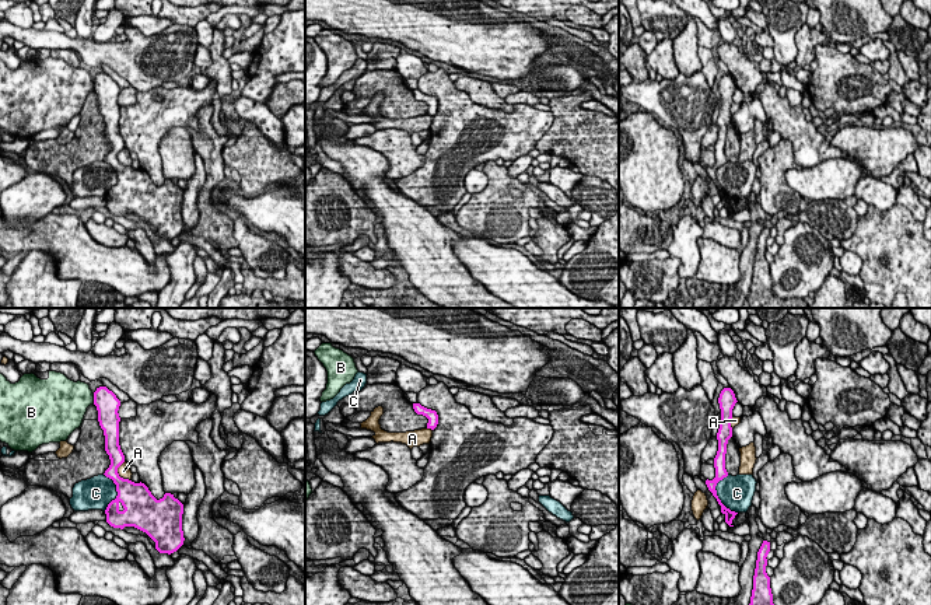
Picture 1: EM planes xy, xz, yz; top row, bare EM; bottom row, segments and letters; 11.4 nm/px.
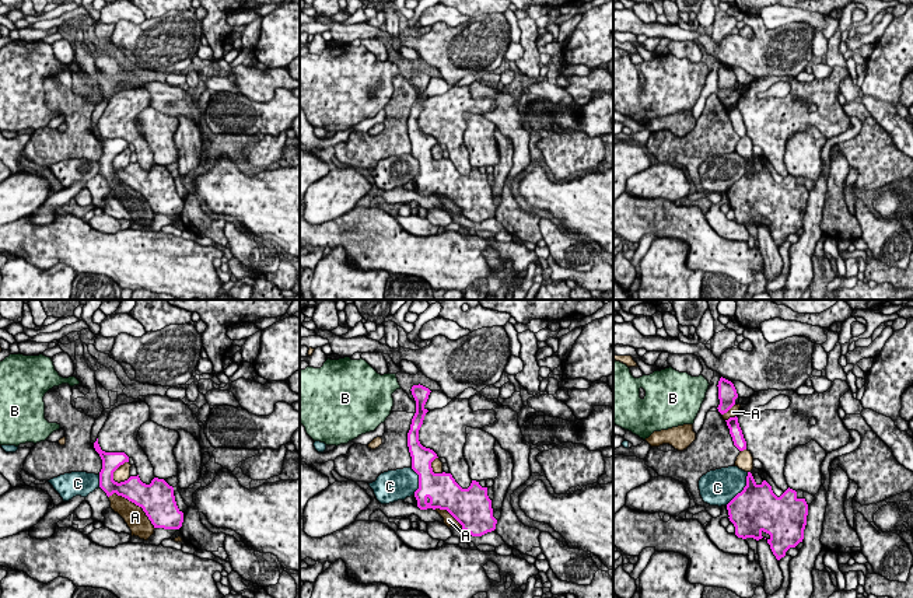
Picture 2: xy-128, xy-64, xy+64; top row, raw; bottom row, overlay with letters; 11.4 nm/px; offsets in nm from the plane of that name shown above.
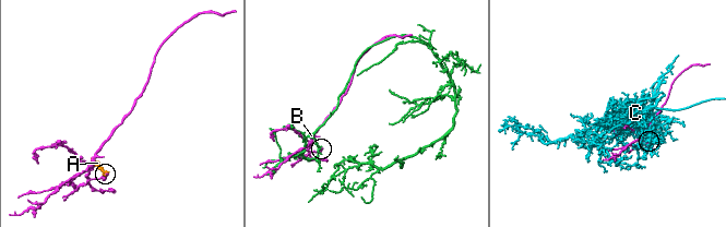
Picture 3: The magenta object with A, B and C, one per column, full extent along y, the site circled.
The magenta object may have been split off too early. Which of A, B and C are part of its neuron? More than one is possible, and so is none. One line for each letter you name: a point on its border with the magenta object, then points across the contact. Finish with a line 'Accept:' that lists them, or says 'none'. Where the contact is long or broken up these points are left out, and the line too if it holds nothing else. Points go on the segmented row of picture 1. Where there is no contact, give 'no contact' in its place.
Accept: none

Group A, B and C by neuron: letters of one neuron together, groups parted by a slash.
A / B / C

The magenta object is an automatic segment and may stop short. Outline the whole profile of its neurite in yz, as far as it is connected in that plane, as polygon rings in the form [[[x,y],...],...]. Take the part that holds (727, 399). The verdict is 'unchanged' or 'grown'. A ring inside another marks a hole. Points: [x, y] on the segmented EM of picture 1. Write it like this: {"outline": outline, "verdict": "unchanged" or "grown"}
{"outline": [[[724,388],[720,394],[718,403],[721,409],[721,422],[720,422],[720,429],[717,433],[717,440],[718,440],[718,451],[714,458],[714,468],[715,468],[715,478],[713,480],[706,480],[706,485],[708,490],[713,493],[713,496],[717,499],[718,504],[721,506],[721,513],[725,515],[725,522],[729,527],[732,525],[732,520],[738,513],[731,511],[727,508],[721,500],[717,496],[715,486],[720,480],[728,476],[728,472],[725,469],[725,454],[727,454],[727,444],[728,440],[732,437],[732,427],[731,427],[731,419],[732,419],[732,409],[736,403],[735,394],[731,388]]], "verdict": "unchanged"}

